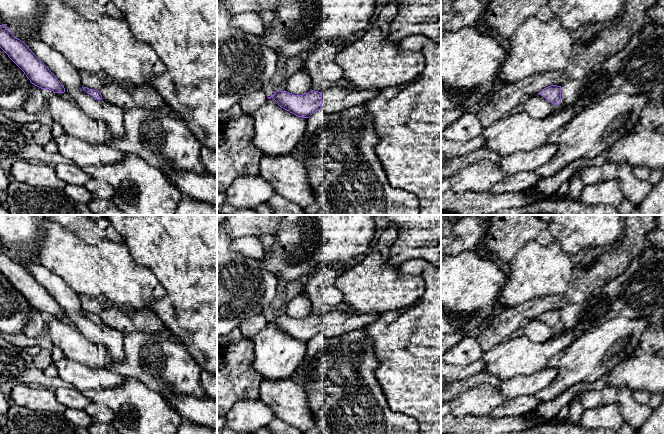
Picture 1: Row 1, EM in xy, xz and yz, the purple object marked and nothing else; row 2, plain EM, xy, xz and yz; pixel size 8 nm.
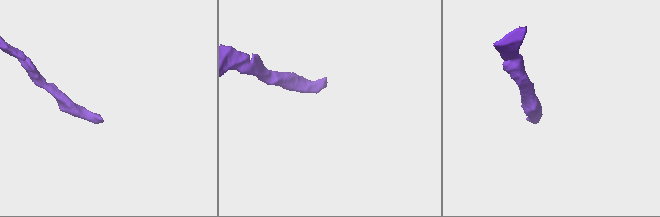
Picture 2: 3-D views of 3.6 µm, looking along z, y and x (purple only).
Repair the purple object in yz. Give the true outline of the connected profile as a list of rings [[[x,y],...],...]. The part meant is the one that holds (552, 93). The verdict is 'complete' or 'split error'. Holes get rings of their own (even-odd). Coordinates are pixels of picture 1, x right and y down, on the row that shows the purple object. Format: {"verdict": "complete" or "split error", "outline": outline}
{"verdict": "complete", "outline": [[[548,86],[542,89],[539,94],[554,105],[559,105],[561,102],[561,86]]]}

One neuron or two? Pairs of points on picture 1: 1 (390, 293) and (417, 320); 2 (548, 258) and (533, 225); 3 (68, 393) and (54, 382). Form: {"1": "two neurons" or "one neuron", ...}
{"1": "two neurons", "2": "two neurons", "3": "two neurons"}

